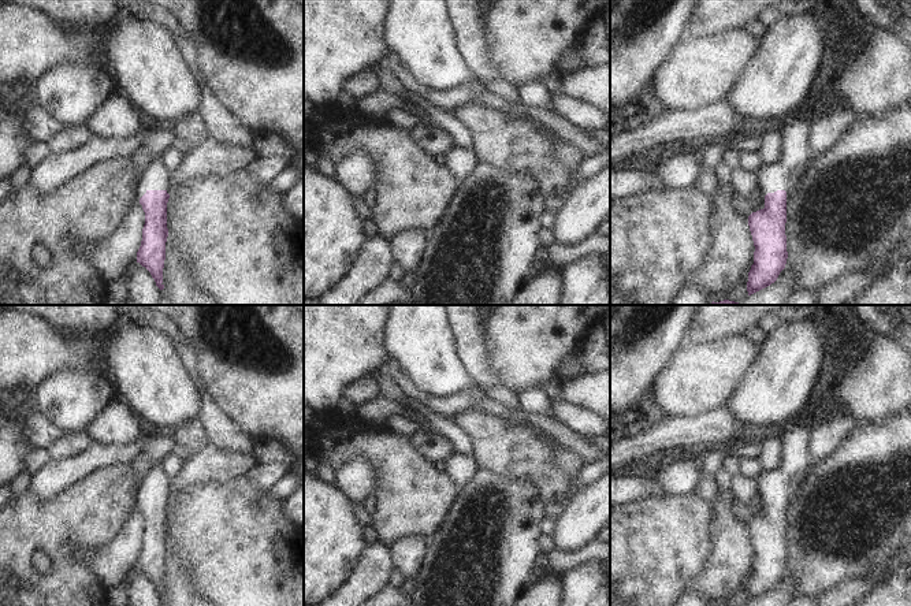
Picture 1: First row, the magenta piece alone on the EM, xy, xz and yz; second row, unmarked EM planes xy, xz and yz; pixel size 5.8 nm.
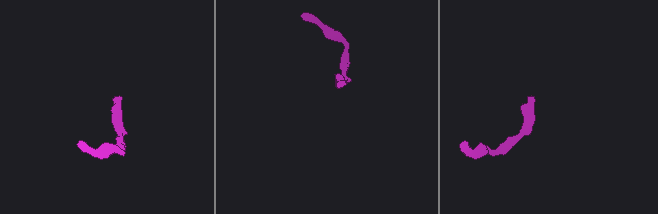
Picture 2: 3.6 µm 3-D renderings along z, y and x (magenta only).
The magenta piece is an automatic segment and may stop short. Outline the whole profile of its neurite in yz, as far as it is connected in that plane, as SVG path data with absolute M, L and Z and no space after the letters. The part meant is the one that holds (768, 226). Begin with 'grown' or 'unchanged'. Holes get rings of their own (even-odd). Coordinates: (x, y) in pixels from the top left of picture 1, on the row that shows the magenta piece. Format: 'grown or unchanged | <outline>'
grown | M793 119L785 123L781 134L781 157L765 166L761 186L767 192L765 208L748 216L755 252L748 272L748 295L774 283L785 268L787 252L787 186L795 171L803 168L814 156L808 148L811 124Z

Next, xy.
grown | M155 159L149 167L145 179L146 193L140 198L145 212L145 224L142 228L142 241L137 252L137 263L145 267L163 290L163 268L166 260L167 228L167 202L170 172L163 167L161 159Z

